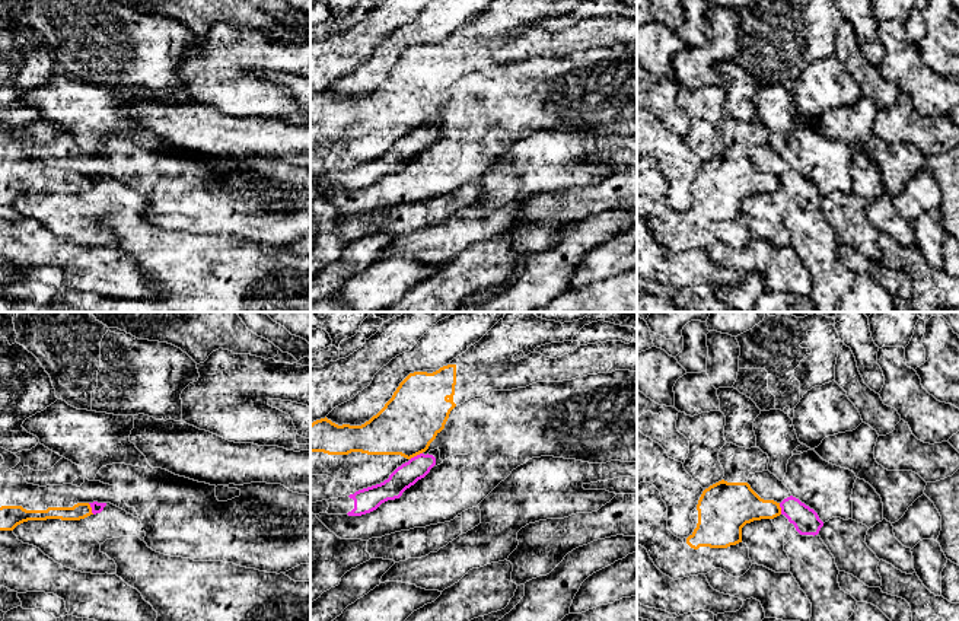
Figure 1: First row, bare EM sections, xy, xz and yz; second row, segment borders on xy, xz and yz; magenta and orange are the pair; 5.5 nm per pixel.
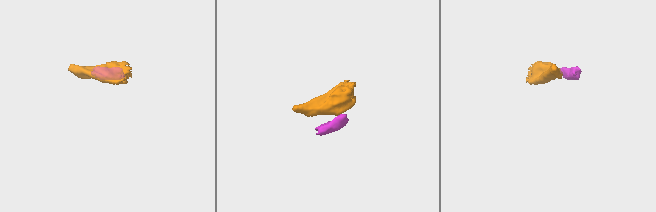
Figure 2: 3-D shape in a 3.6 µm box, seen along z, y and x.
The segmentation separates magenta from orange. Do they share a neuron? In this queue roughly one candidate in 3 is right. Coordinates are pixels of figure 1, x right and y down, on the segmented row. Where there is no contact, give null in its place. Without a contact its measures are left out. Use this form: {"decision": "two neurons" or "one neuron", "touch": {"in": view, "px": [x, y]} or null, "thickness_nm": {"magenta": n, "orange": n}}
{"decision": "two neurons", "touch": {"in": "xz", "px": [417, 455]}, "thickness_nm": {"magenta": 130, "orange": 320}}

